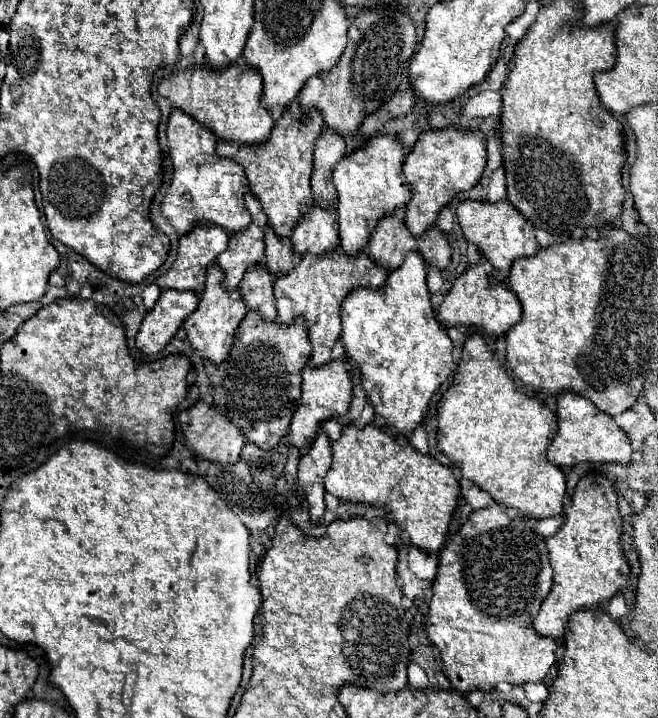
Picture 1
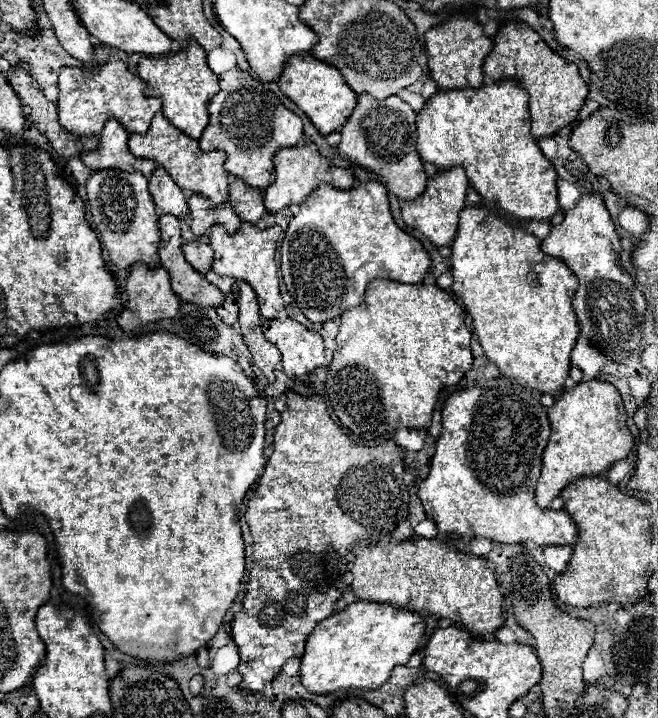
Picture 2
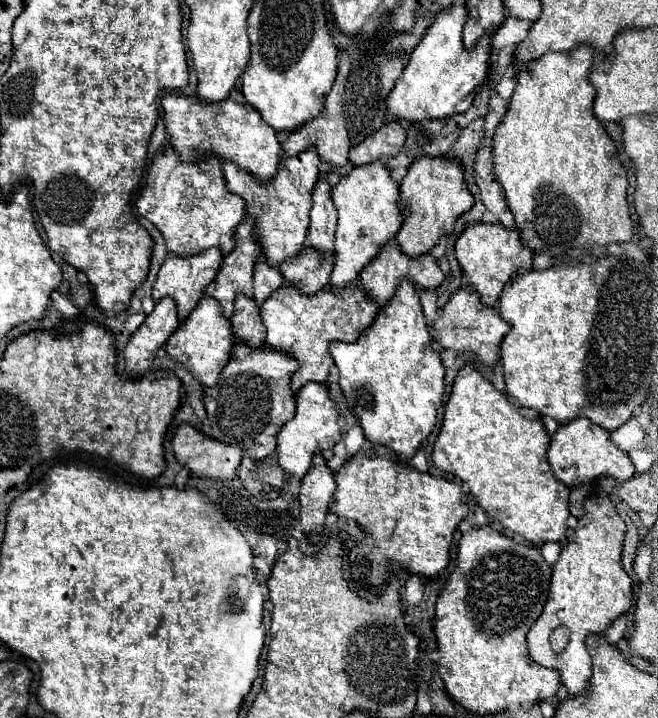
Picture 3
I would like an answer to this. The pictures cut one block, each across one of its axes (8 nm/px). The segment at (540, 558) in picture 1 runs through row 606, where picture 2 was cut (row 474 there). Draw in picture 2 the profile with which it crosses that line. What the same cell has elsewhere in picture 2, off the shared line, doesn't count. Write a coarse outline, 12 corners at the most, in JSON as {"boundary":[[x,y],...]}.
{"boundary":[[500,376],[450,394],[418,488],[438,534],[574,544],[534,500],[550,422]]}

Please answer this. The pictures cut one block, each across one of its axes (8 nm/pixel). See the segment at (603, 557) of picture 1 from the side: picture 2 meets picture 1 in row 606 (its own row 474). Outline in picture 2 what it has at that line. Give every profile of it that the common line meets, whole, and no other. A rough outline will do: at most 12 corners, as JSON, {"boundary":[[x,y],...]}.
{"boundary":[[578,382],[548,410],[536,502],[632,452],[610,382]]}

